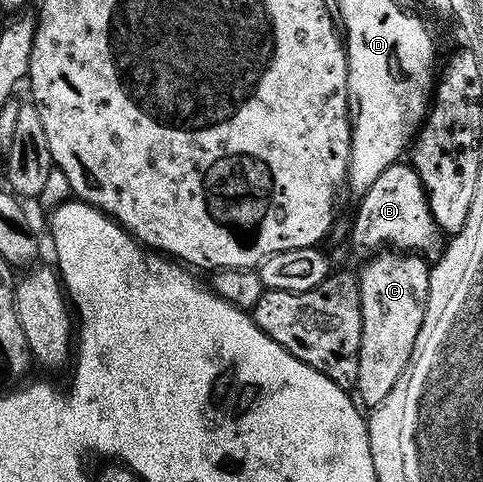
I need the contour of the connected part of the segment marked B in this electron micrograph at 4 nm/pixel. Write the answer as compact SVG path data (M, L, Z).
M408 163L386 167L378 179L359 198L356 218L352 221L352 249L372 255L385 247L396 251L415 251L425 258L436 259L445 250L446 241L434 223L422 179Z

